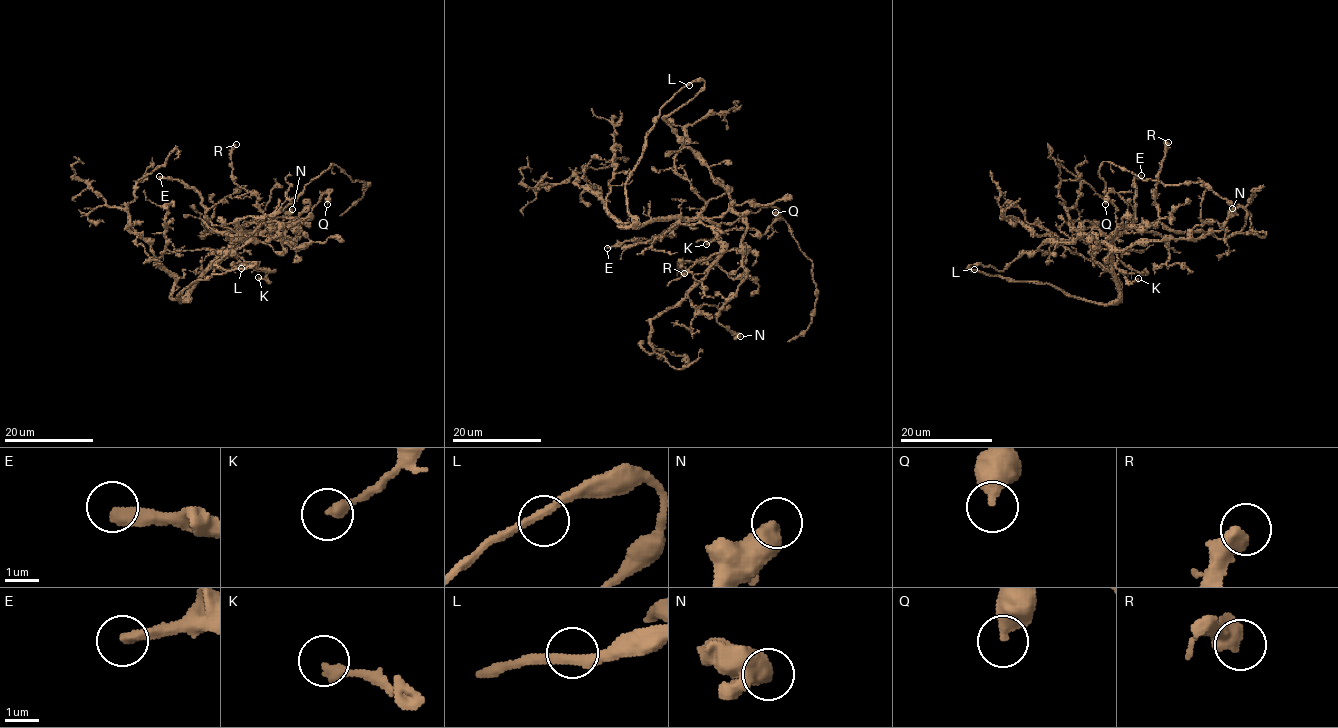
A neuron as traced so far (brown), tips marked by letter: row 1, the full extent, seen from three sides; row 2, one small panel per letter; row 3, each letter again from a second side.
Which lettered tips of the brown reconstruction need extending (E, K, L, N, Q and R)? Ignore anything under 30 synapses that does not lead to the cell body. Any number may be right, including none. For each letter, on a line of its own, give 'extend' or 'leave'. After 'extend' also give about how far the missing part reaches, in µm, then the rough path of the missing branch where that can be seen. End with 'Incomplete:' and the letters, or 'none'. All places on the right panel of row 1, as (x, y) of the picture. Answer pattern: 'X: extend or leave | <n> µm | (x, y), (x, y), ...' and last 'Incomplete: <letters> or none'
E: extend | 35 µm
K: leave
L: leave
N: leave
Q: leave
R: leave
Incomplete: E

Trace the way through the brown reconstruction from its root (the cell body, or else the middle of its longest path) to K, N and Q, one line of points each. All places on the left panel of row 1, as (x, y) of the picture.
K: (236, 243), (232, 251), (260, 268), (267, 280), (258, 277)
N: (236, 243), (257, 235), (275, 235), (298, 249), (294, 244), (296, 239), (279, 239), (269, 231), (292, 209)
Q: (236, 243), (260, 235), (272, 225), (294, 225), (304, 220), (325, 193), (329, 194), (327, 204)

